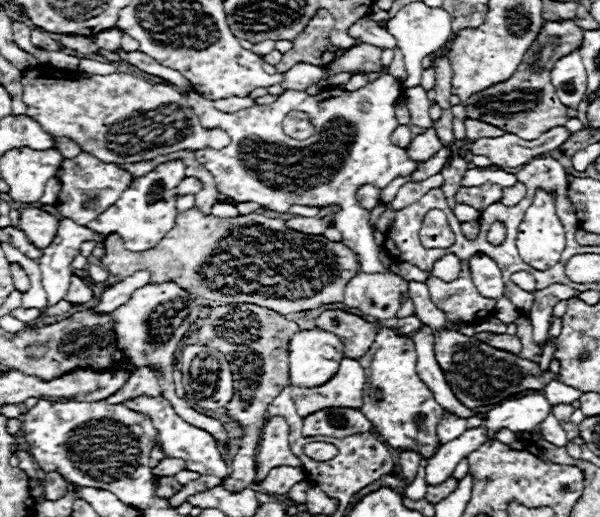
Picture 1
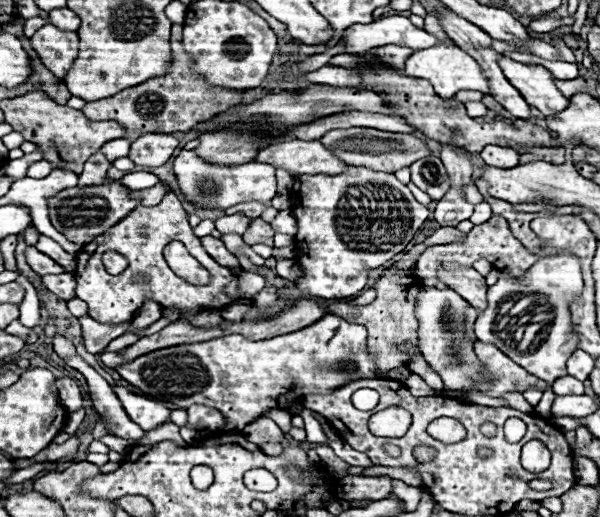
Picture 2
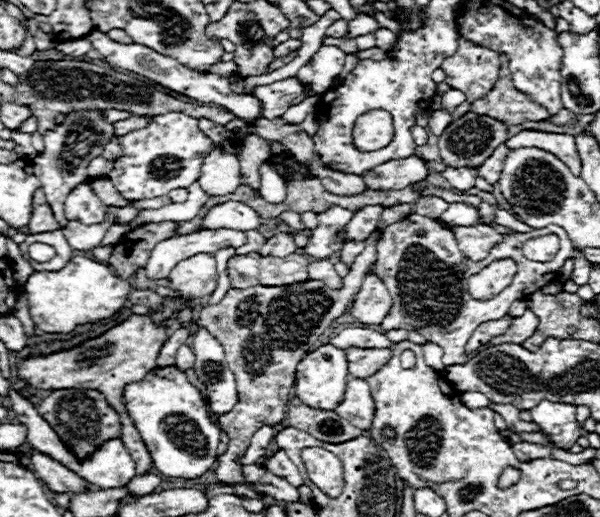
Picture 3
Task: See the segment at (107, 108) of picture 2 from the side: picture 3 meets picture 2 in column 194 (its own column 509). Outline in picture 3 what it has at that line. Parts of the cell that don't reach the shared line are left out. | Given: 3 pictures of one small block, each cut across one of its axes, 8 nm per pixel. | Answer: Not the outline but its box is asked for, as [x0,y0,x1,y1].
[470,64,548,124]

